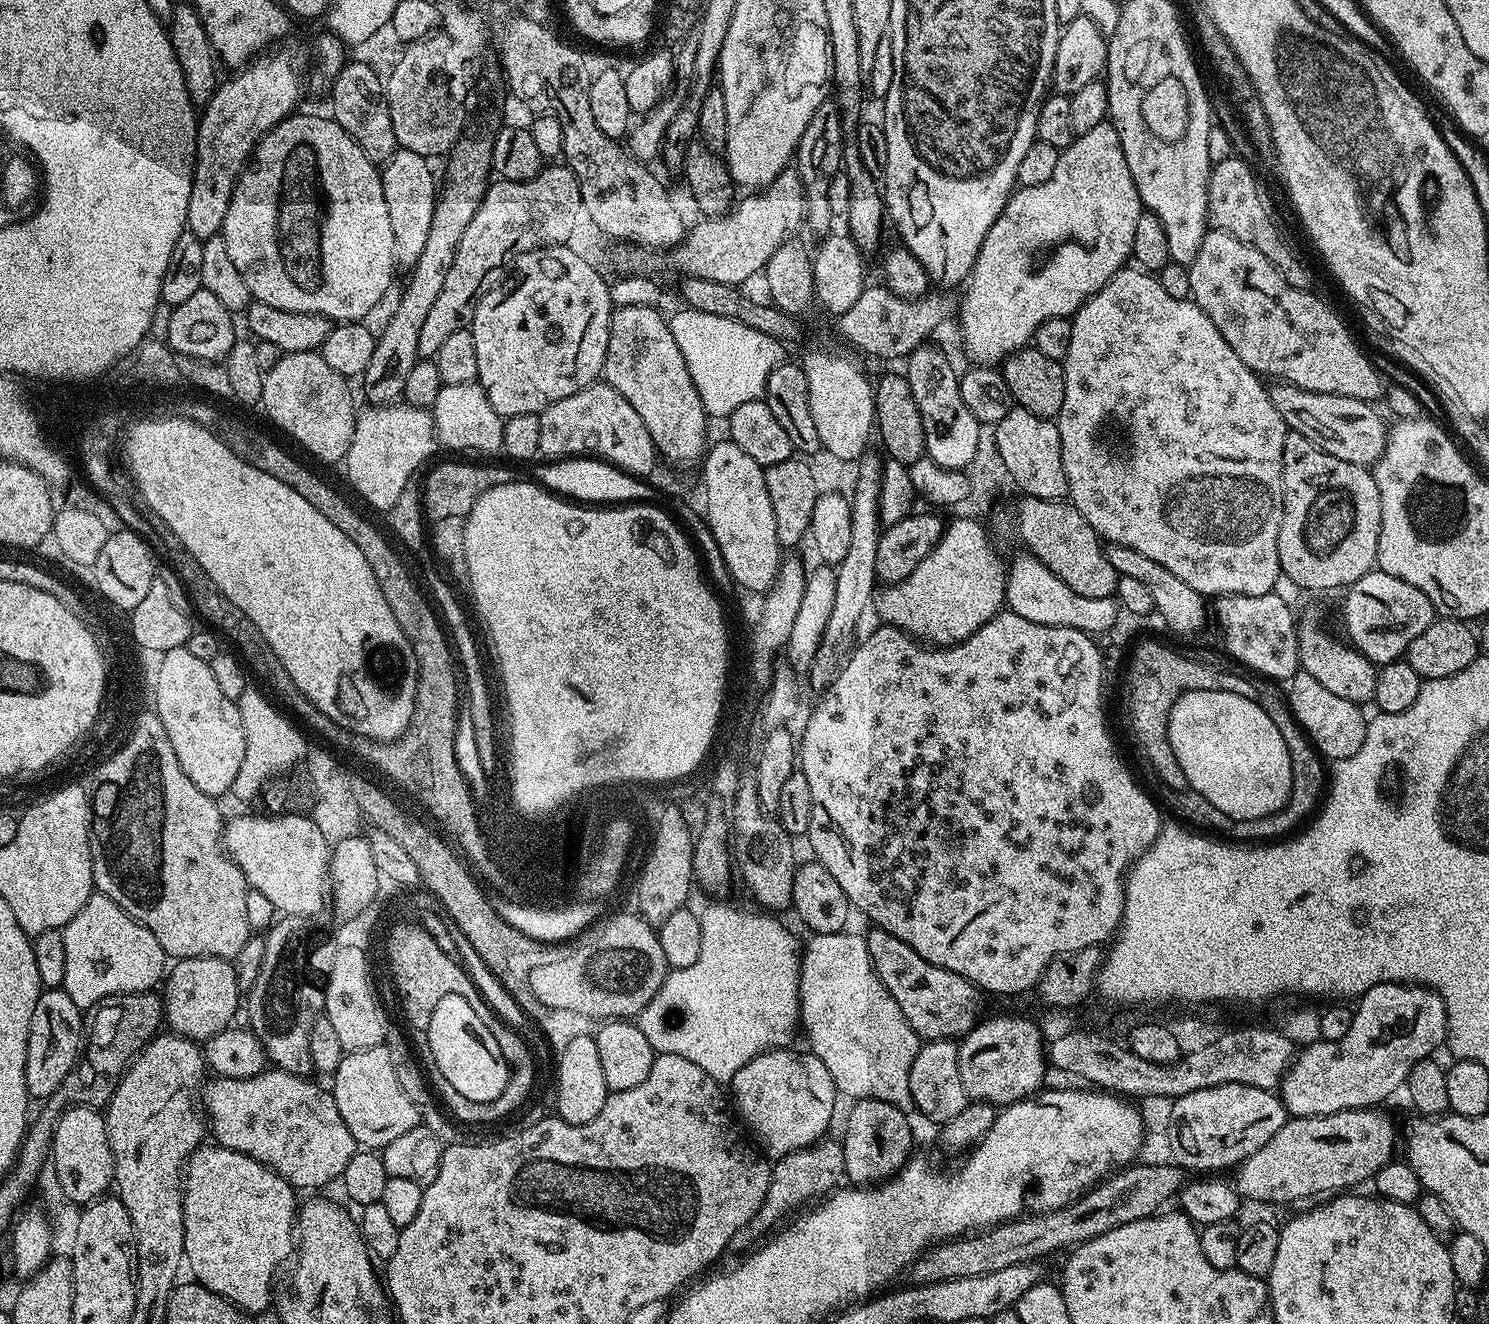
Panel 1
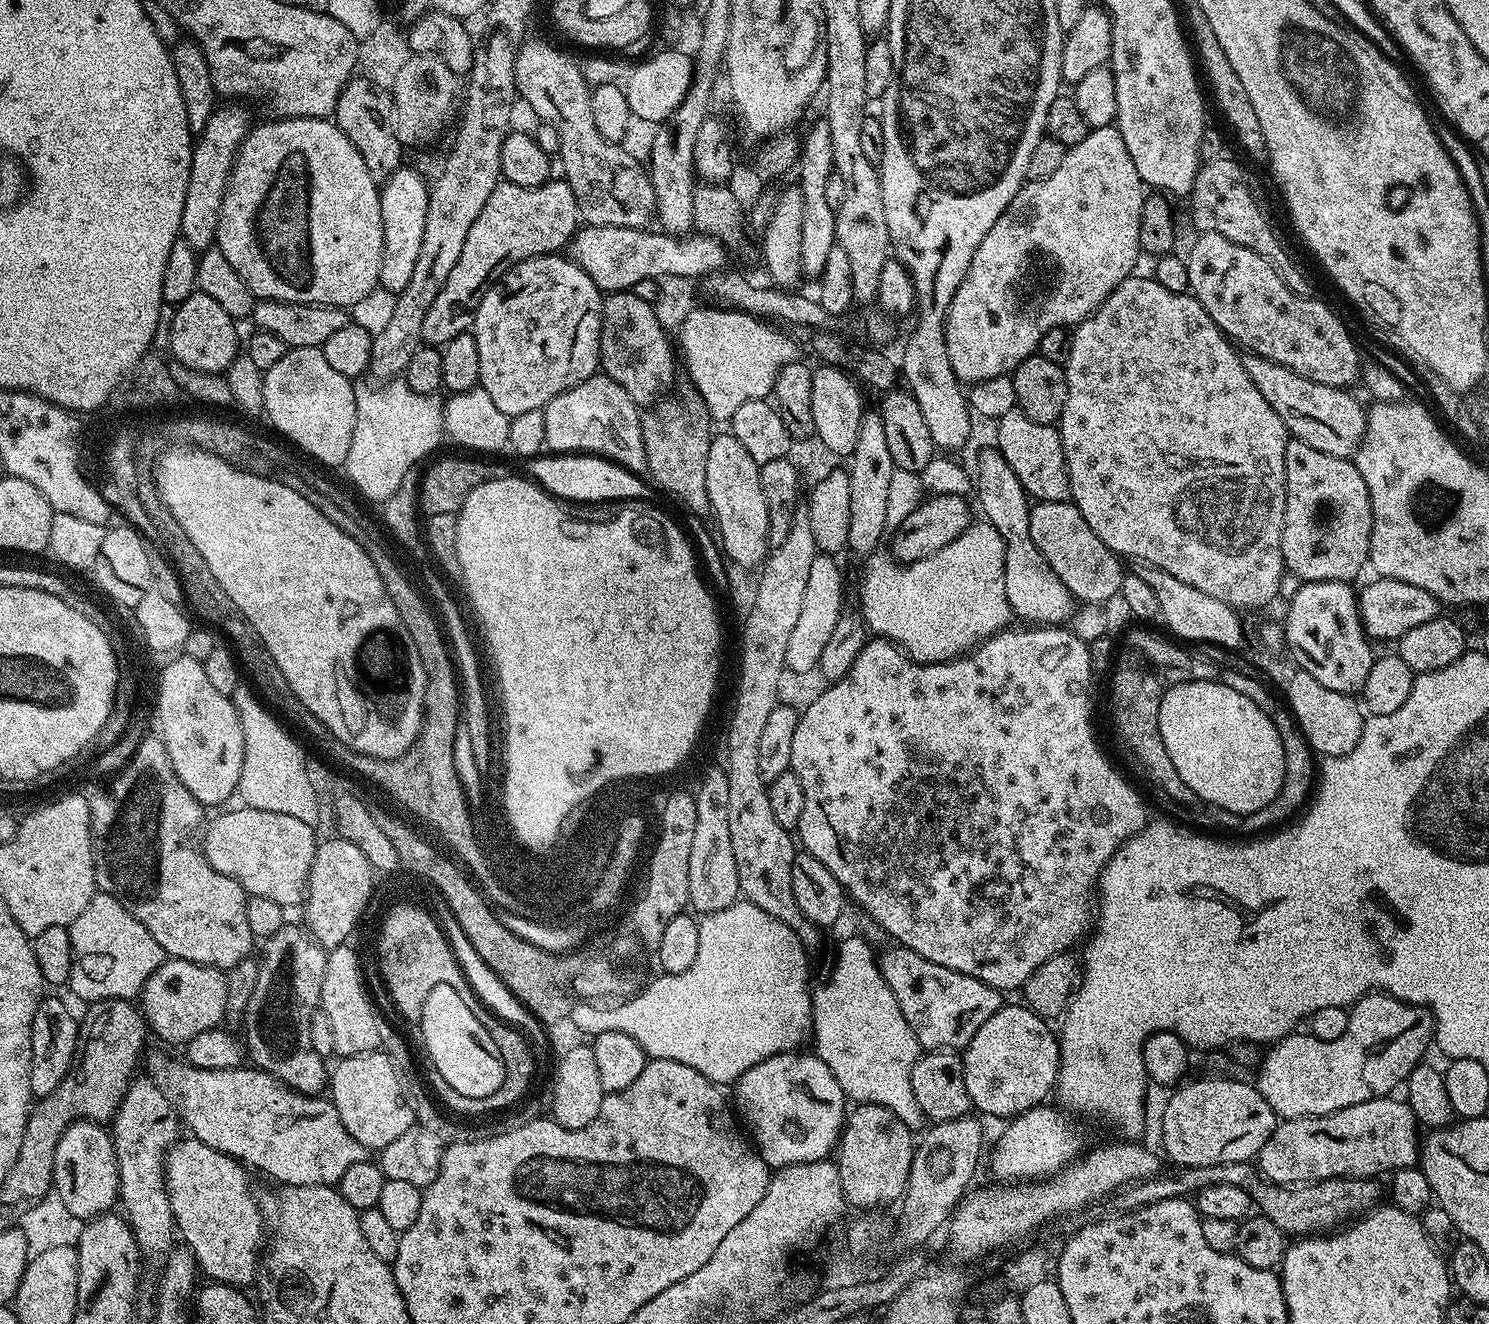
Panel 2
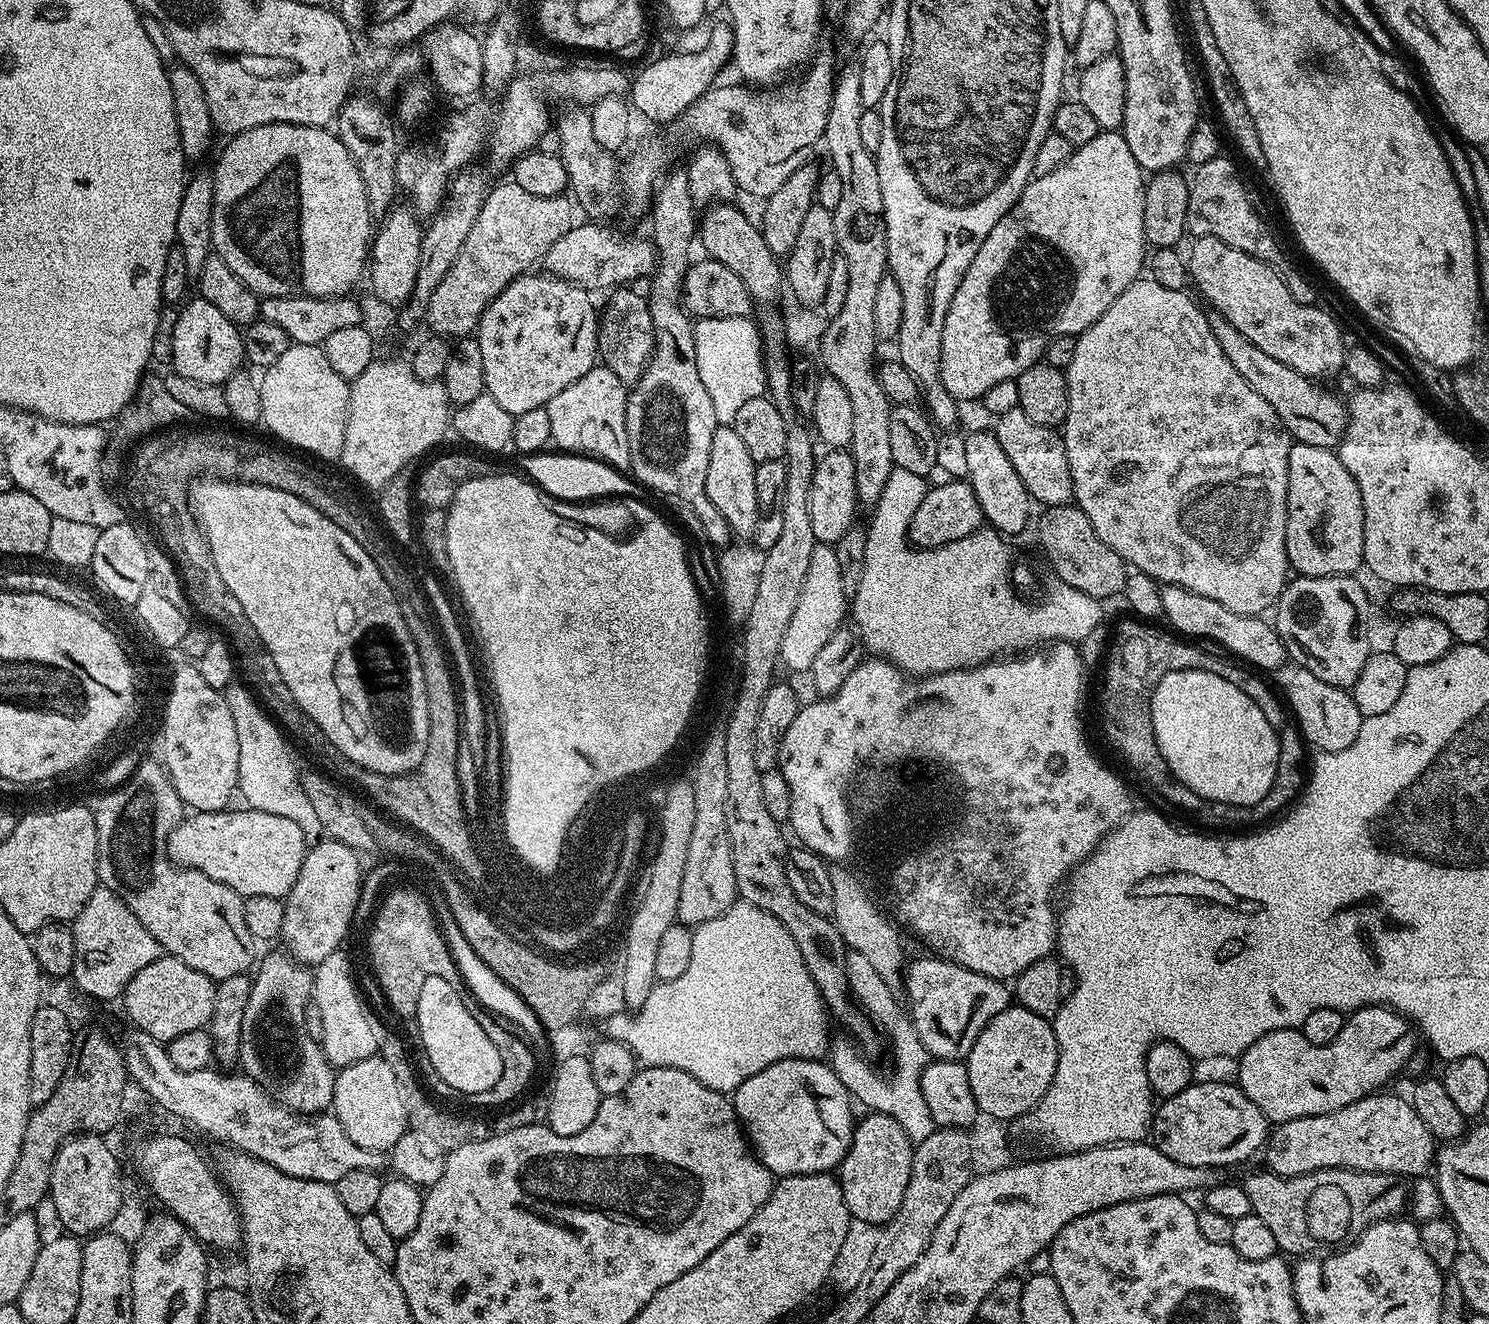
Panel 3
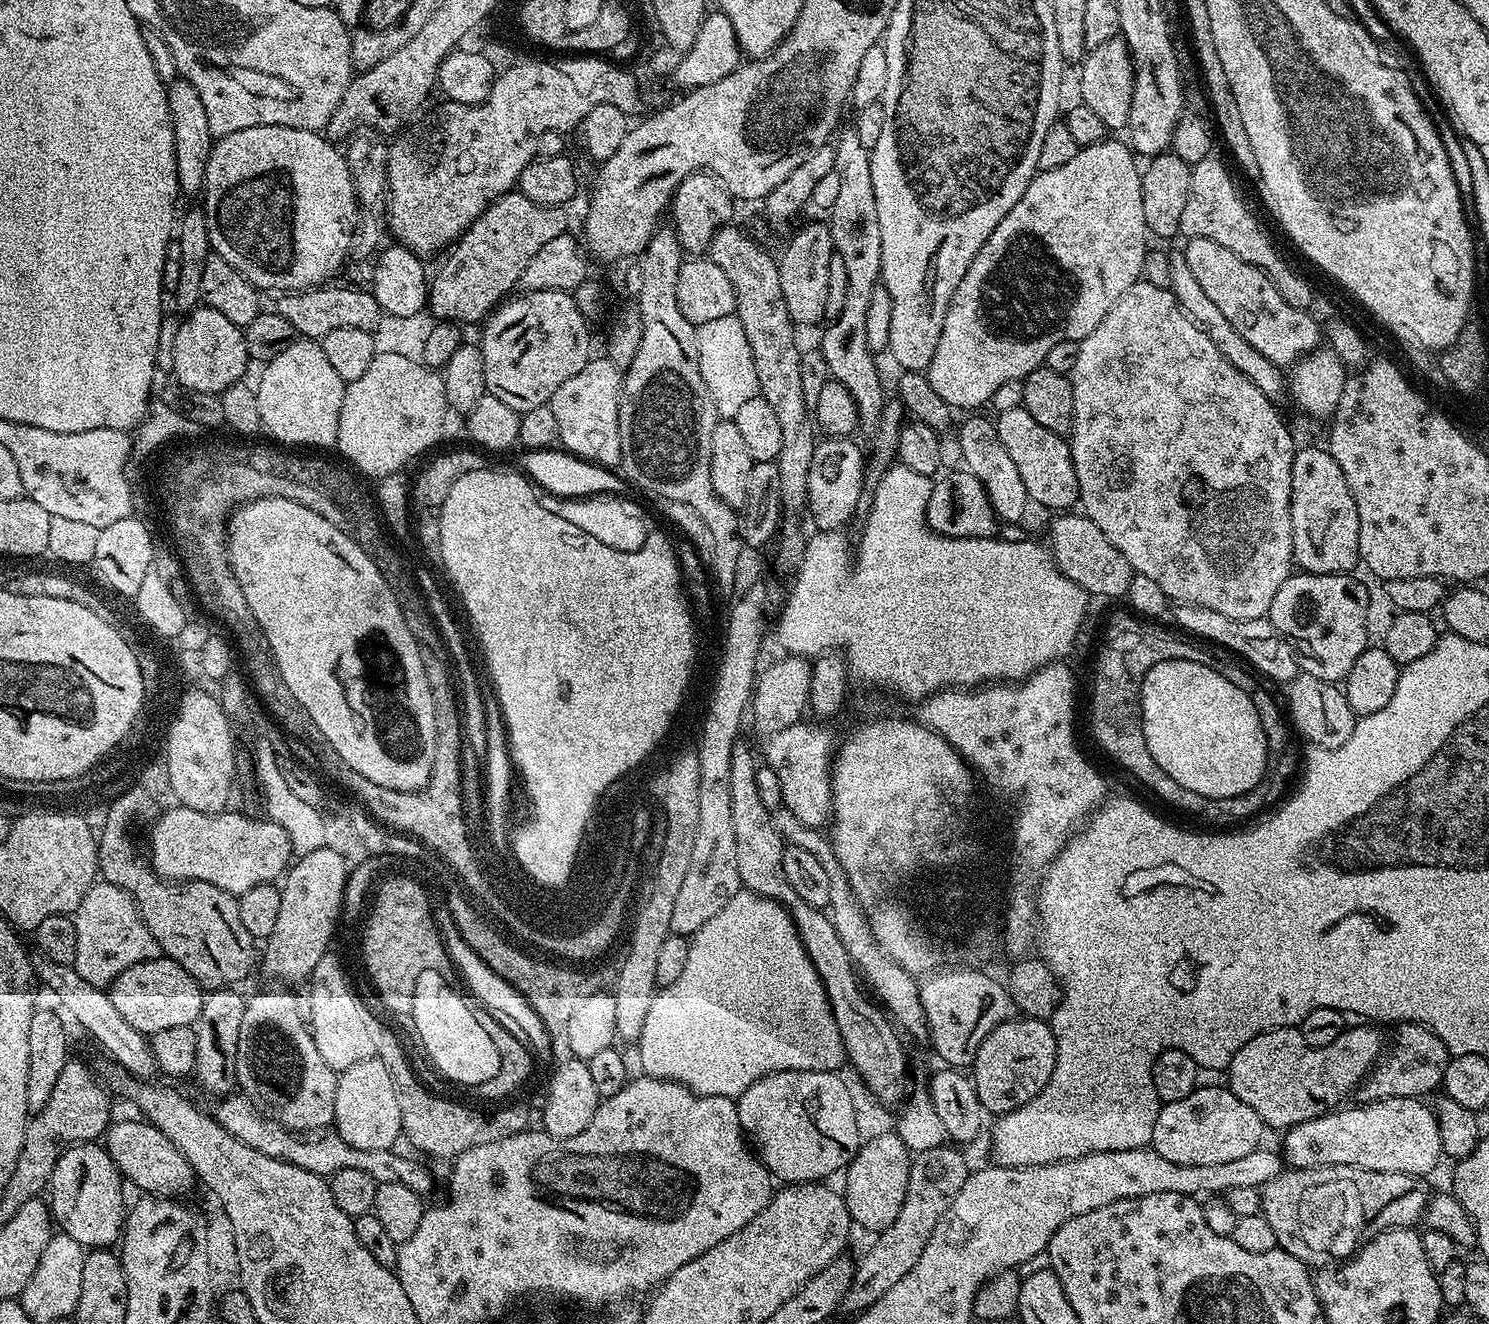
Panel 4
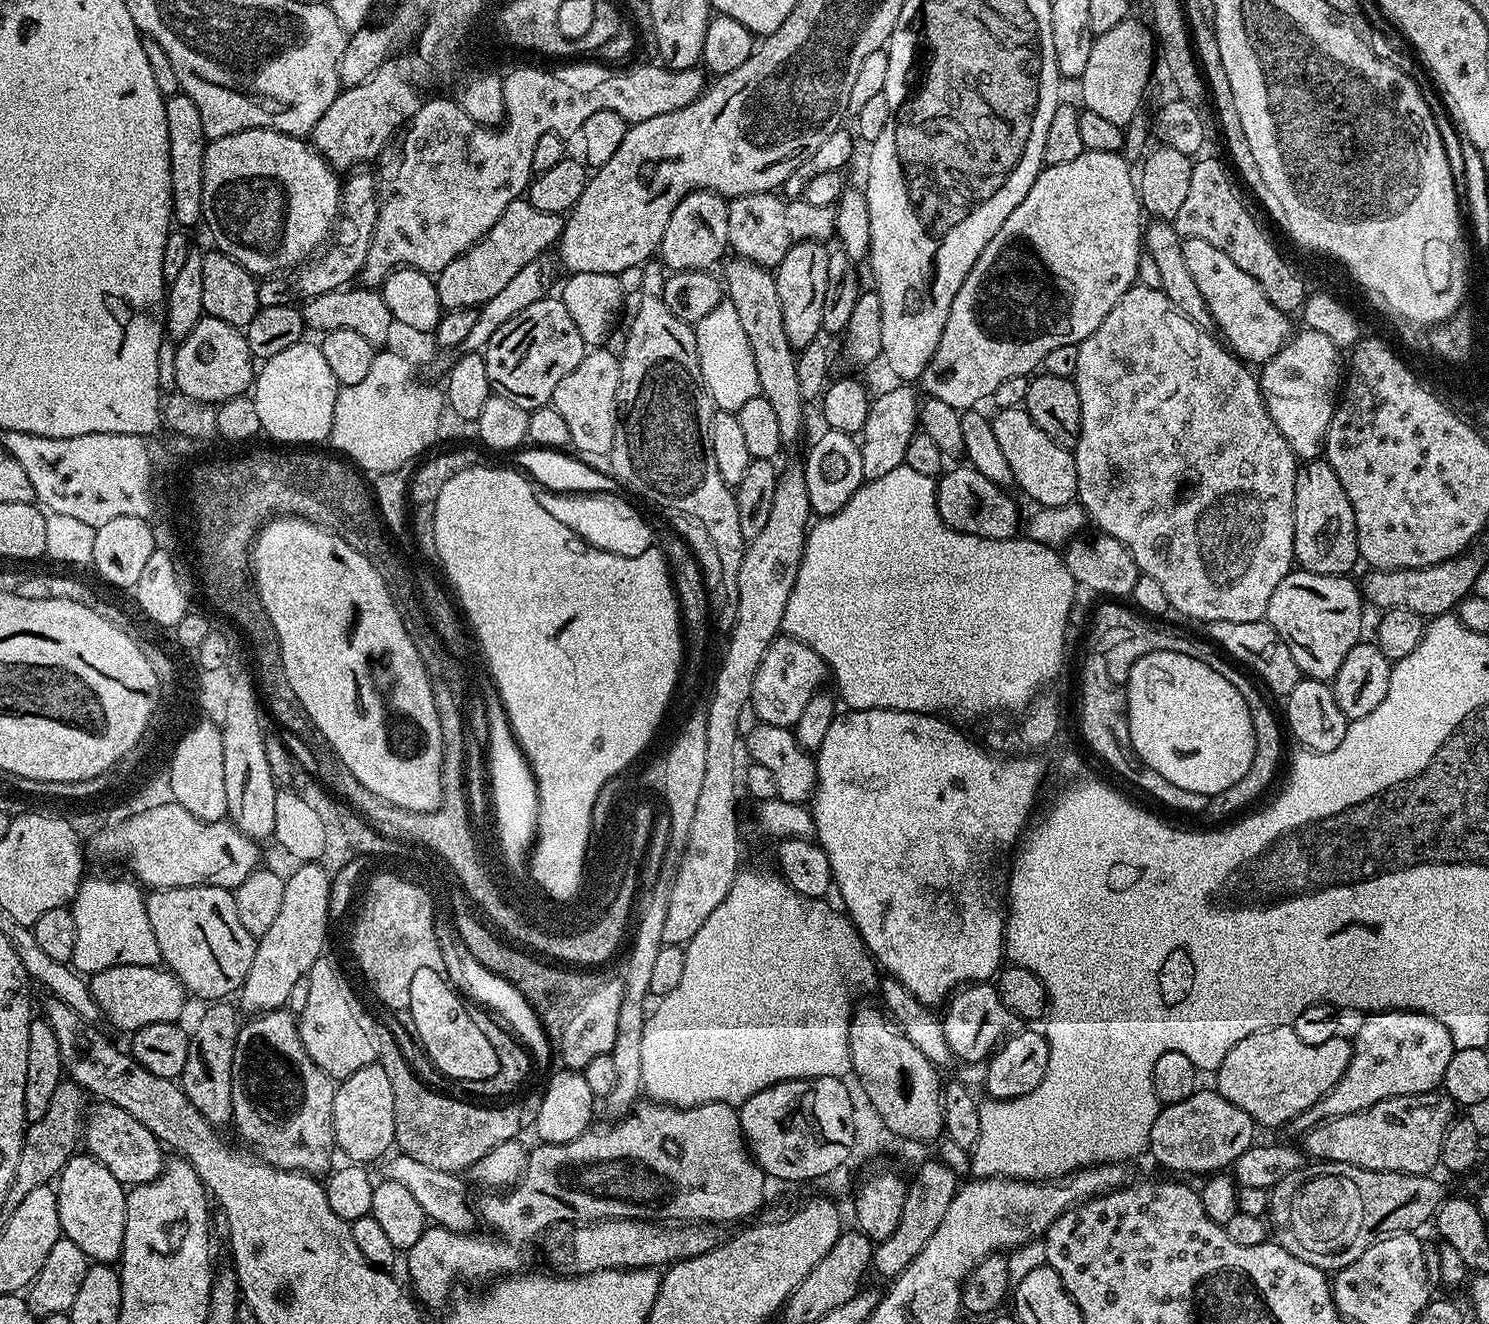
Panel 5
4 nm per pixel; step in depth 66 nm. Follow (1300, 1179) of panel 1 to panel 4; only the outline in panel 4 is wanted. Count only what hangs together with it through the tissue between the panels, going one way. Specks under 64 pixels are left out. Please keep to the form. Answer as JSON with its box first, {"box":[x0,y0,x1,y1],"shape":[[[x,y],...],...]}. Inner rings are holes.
{"box":[1282,1096,1441,1177],"shape":[[[1391,1096],[1381,1100],[1369,1100],[1367,1103],[1357,1103],[1355,1105],[1357,1108],[1344,1106],[1339,1110],[1325,1112],[1324,1115],[1310,1118],[1283,1133],[1282,1159],[1289,1169],[1321,1168],[1341,1164],[1362,1170],[1431,1177],[1431,1172],[1436,1168],[1436,1156],[1441,1155],[1440,1139],[1438,1138],[1436,1113],[1429,1105],[1427,1108],[1424,1103],[1423,1099],[1414,1096]]]}

